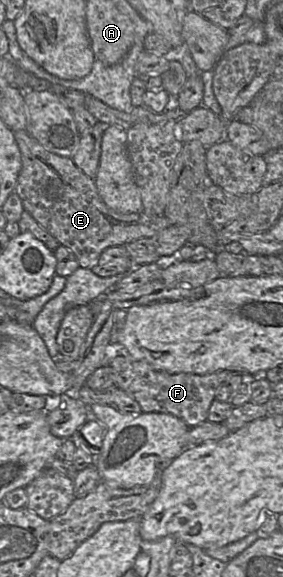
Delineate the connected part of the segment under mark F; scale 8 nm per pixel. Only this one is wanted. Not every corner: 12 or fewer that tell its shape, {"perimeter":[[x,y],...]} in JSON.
{"perimeter":[[128,354],[108,360],[114,386],[145,413],[190,428],[233,374],[168,373]]}

